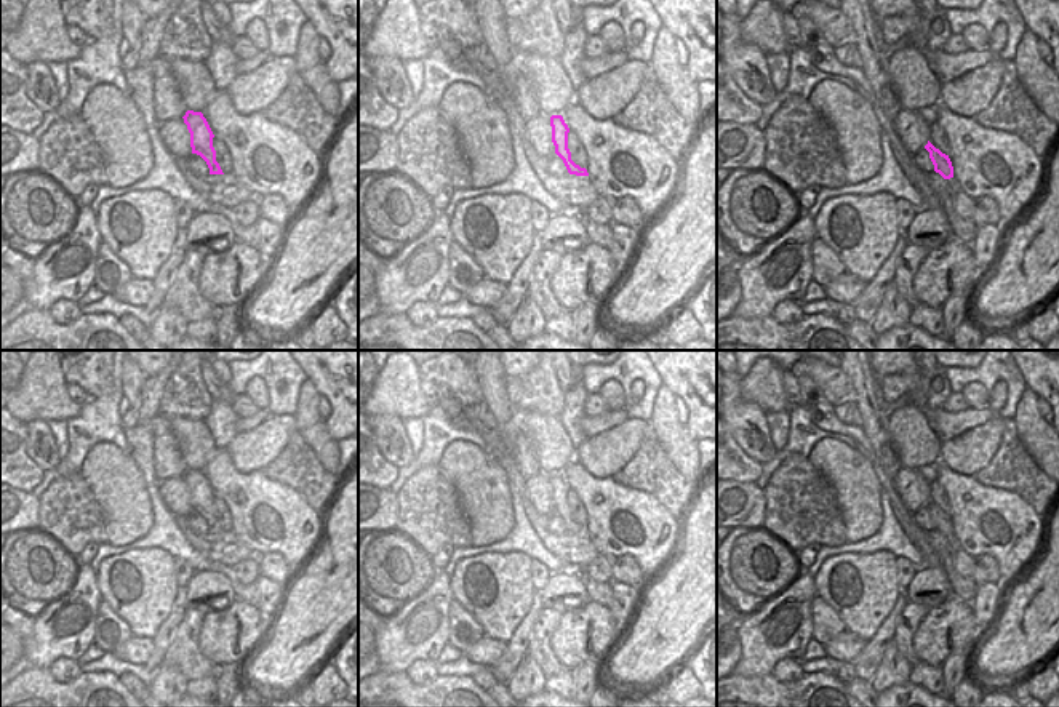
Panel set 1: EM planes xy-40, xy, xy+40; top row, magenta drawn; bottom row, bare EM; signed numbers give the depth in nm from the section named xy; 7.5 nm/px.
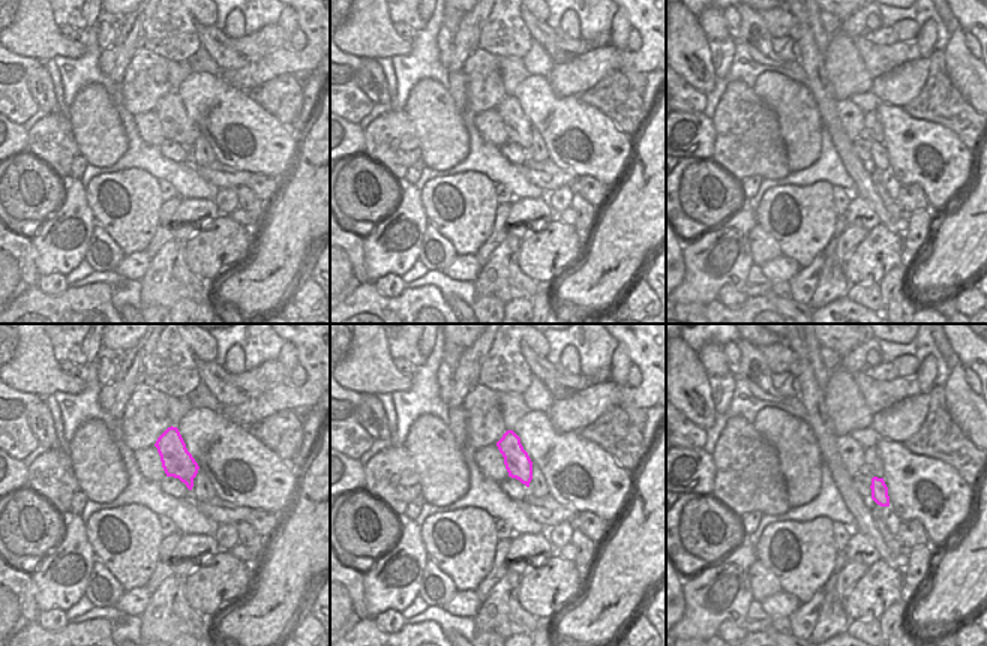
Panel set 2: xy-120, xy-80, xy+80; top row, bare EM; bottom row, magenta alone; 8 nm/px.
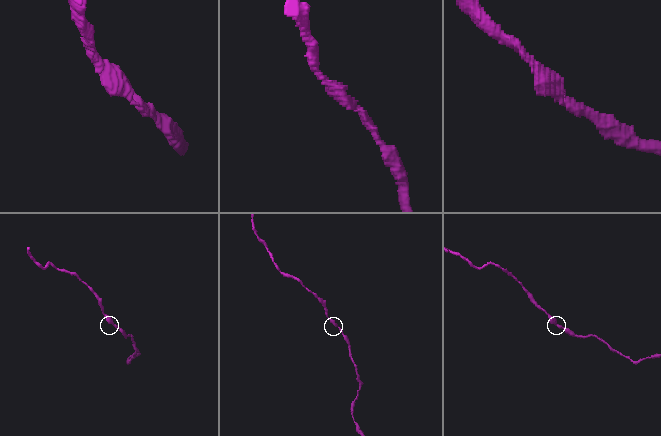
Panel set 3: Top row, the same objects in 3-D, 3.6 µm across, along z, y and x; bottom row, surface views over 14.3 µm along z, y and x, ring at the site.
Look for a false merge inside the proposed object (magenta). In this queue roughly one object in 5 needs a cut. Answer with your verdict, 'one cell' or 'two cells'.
one cell

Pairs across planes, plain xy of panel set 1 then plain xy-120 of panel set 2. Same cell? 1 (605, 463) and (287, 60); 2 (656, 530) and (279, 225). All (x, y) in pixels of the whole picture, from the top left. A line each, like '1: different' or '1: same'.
1: same
2: different

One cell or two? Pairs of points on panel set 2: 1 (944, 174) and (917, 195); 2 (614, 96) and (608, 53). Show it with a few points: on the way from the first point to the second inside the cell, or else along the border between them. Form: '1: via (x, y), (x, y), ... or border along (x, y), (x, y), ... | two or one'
1: border along (902, 185), (917, 183), (930, 204) | two
2: border along (621, 71), (609, 71), (582, 93) | two

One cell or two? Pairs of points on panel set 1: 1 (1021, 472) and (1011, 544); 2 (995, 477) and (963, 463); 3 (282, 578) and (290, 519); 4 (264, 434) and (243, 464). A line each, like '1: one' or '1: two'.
1: two
2: two
3: two
4: one

